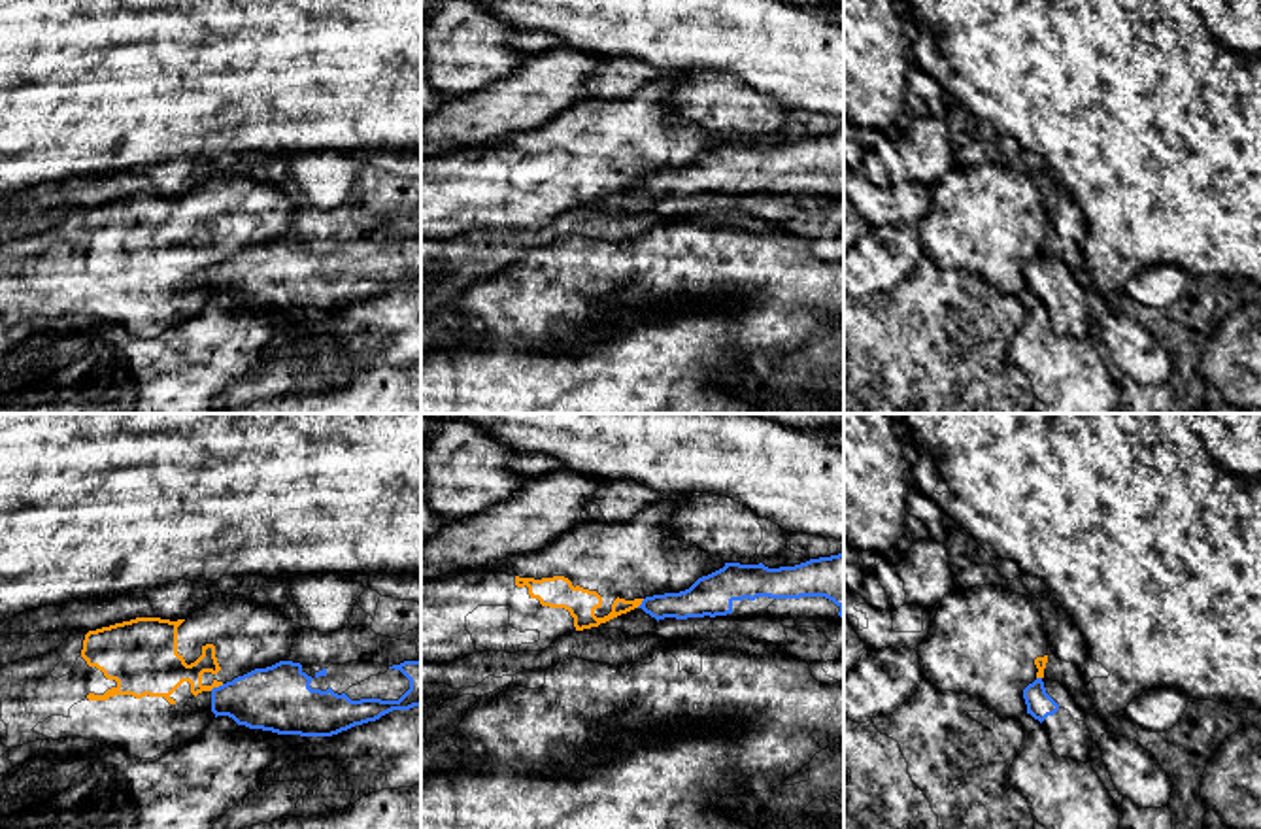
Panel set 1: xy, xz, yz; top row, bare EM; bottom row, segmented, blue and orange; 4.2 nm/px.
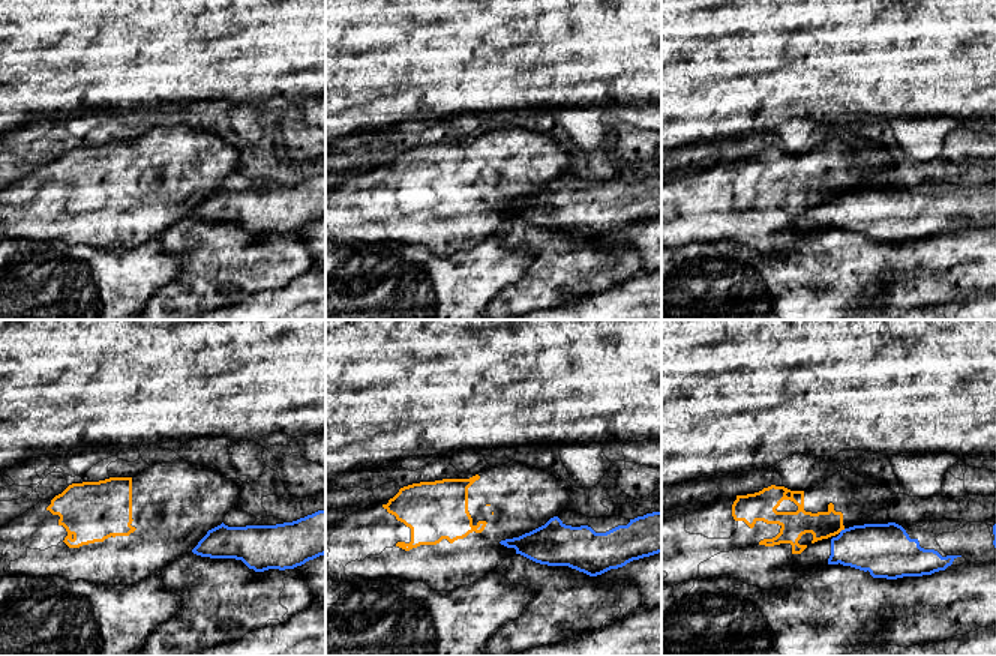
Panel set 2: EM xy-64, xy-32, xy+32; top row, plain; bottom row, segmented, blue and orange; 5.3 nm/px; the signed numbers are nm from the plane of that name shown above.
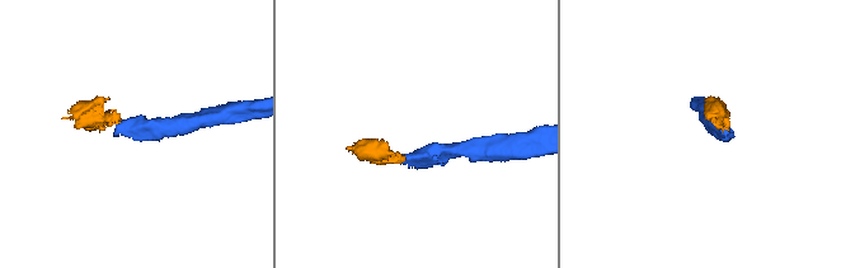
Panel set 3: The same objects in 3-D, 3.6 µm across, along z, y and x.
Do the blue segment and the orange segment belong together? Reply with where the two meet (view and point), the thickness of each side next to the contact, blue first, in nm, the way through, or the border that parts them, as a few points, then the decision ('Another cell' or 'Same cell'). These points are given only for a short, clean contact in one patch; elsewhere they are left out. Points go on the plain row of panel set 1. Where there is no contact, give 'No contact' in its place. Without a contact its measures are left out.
Touches blue at xy (216, 265). Thickness 280 nm (blue) against 200 nm. Boundary: xy (223, 261), (210, 267). Another cell

